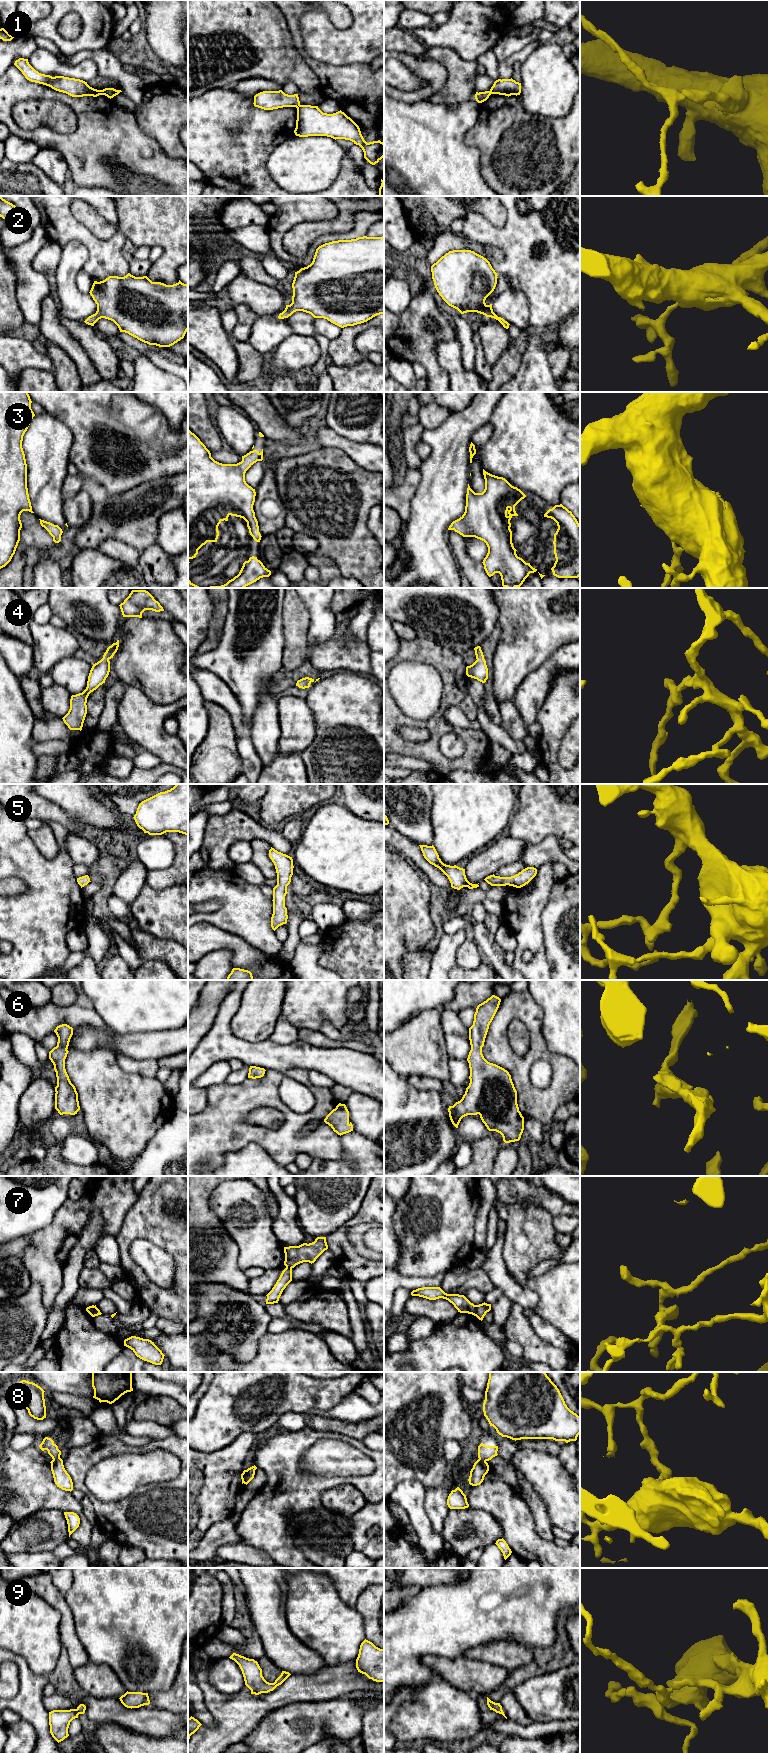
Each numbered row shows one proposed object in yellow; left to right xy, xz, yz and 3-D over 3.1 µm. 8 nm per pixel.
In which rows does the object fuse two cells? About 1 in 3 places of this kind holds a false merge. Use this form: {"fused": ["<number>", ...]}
{"fused": ["1", "7", "8"]}

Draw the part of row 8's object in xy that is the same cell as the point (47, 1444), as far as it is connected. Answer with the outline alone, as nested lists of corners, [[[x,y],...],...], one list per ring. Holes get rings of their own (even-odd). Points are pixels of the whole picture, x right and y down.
[[[45,1437],[39,1447],[42,1451],[47,1450],[53,1460],[60,1458],[61,1451],[51,1438]]]

